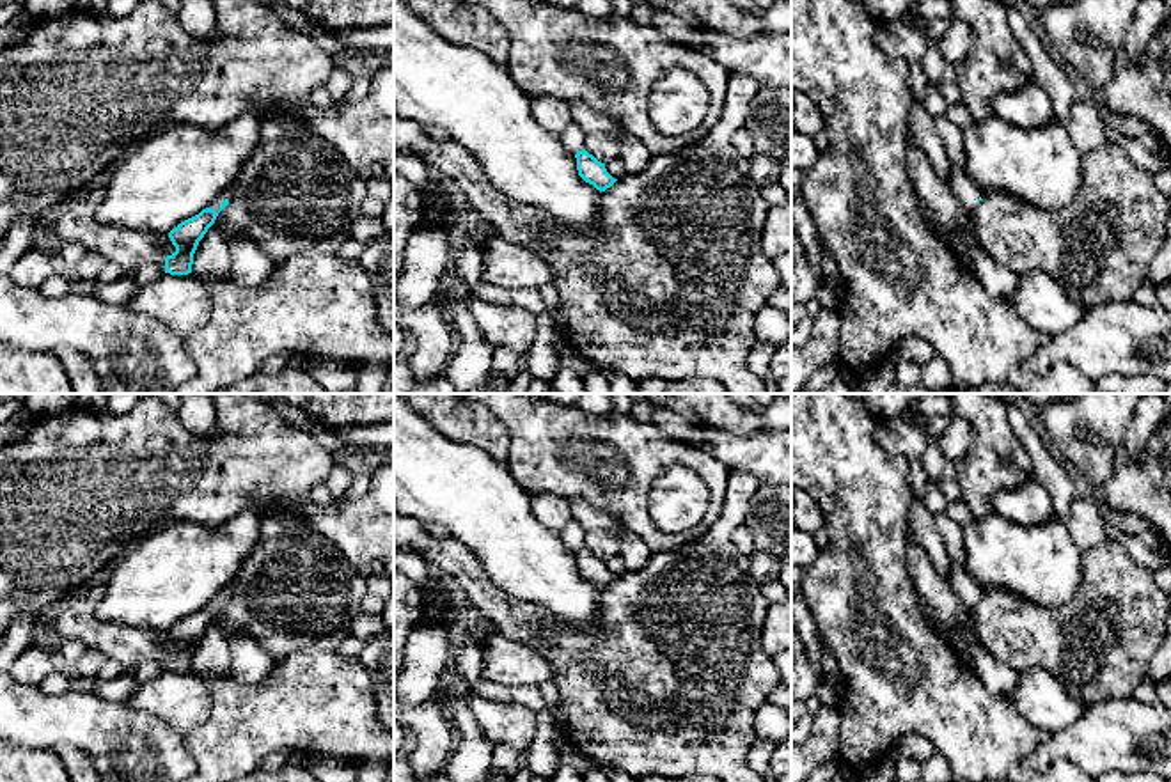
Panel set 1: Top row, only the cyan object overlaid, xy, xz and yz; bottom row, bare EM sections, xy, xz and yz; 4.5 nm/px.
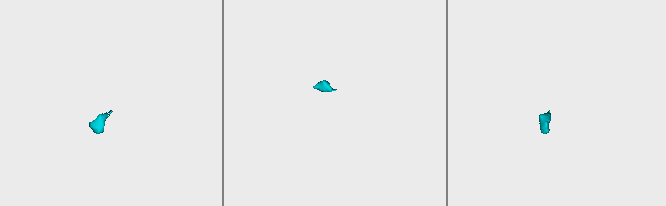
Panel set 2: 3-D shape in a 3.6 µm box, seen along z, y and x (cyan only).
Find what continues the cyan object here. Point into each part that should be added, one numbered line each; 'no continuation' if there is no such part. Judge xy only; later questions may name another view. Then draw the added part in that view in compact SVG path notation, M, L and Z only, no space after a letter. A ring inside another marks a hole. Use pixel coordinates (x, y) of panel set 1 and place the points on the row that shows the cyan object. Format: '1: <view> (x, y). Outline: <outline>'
1: xy (227, 194). Outline: M236 181L231 183L231 184L211 202L209 207L218 213L220 204L222 204L225 199L229 199L229 200L232 199L234 184L236 184Z

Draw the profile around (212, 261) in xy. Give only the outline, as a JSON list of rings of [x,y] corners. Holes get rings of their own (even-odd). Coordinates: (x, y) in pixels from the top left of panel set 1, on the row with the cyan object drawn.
[[[209,227],[193,254],[192,275],[202,282],[232,278],[229,239],[218,227]]]

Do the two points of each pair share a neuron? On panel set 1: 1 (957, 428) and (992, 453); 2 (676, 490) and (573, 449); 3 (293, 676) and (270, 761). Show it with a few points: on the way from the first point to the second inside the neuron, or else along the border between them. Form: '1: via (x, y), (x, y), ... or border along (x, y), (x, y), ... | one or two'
1: border along (951, 415), (969, 426), (969, 449), (957, 463) | two
2: border along (694, 470), (668, 465), (655, 479), (655, 523) | two
3: border along (306, 761), (291, 750), (272, 750), (259, 763) | two

